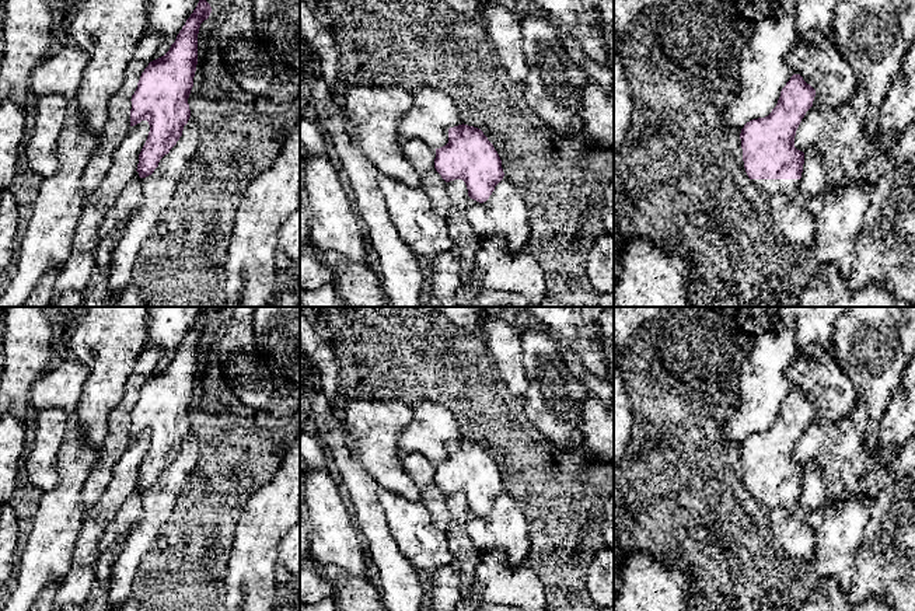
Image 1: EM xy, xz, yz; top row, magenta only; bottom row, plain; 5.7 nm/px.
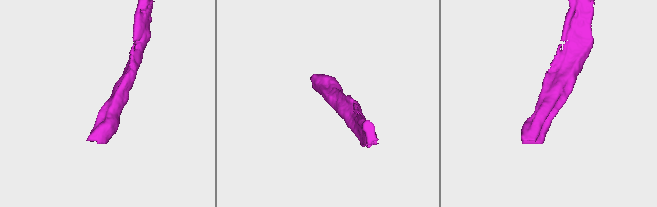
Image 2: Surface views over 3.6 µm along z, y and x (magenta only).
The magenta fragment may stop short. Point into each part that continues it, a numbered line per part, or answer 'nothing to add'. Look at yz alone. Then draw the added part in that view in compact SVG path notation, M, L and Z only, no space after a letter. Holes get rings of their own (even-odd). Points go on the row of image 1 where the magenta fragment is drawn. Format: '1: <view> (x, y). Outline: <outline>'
1: yz (772, 187). Outline: M750 179L754 186L769 196L786 195L794 196L800 179Z

